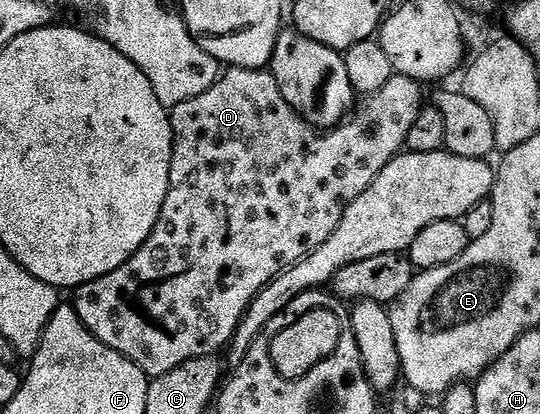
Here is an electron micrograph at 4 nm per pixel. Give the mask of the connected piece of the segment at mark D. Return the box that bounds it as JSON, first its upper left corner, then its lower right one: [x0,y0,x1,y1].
[72,67,424,378]

